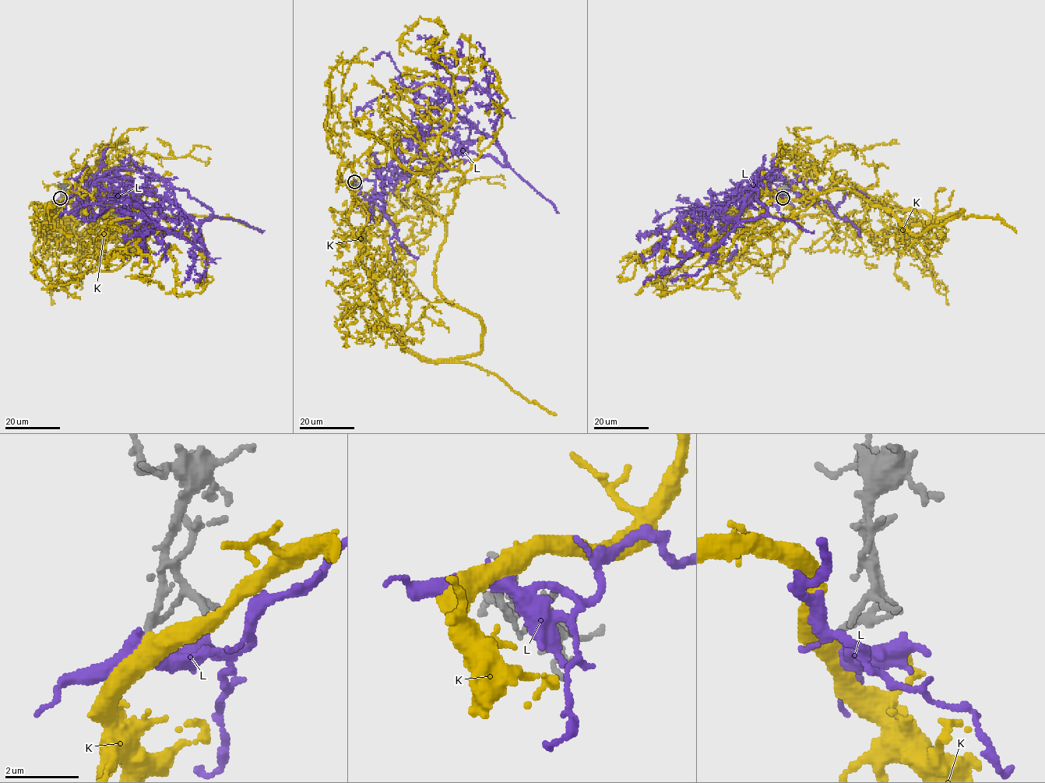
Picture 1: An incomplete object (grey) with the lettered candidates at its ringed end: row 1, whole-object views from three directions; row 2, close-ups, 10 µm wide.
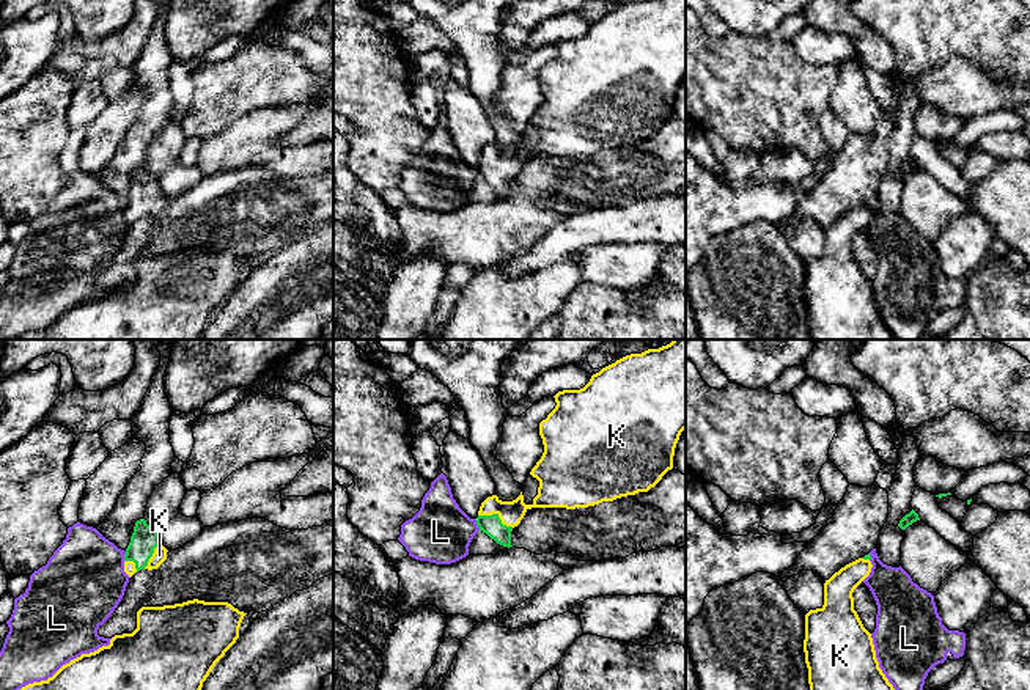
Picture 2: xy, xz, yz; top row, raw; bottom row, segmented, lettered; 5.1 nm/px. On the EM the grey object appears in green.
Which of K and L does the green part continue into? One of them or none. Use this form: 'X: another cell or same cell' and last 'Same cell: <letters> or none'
K: same cell
L: another cell
Same cell: K

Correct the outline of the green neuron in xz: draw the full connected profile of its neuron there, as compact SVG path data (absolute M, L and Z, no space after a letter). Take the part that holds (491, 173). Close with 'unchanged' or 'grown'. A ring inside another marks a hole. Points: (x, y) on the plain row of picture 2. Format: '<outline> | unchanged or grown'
M642 0L626 3L615 11L602 16L599 20L593 22L590 30L580 38L563 38L555 44L555 57L547 63L546 68L539 71L539 83L543 86L544 101L536 113L532 116L530 123L539 129L538 143L533 146L532 152L524 151L524 143L513 149L502 149L497 143L487 145L478 159L476 173L480 179L486 181L491 187L503 195L511 193L511 179L521 171L525 160L532 156L588 156L599 152L602 149L613 149L621 145L635 143L638 140L648 140L654 135L662 124L673 116L675 96L679 88L681 80L686 77L686 0Z | grown

